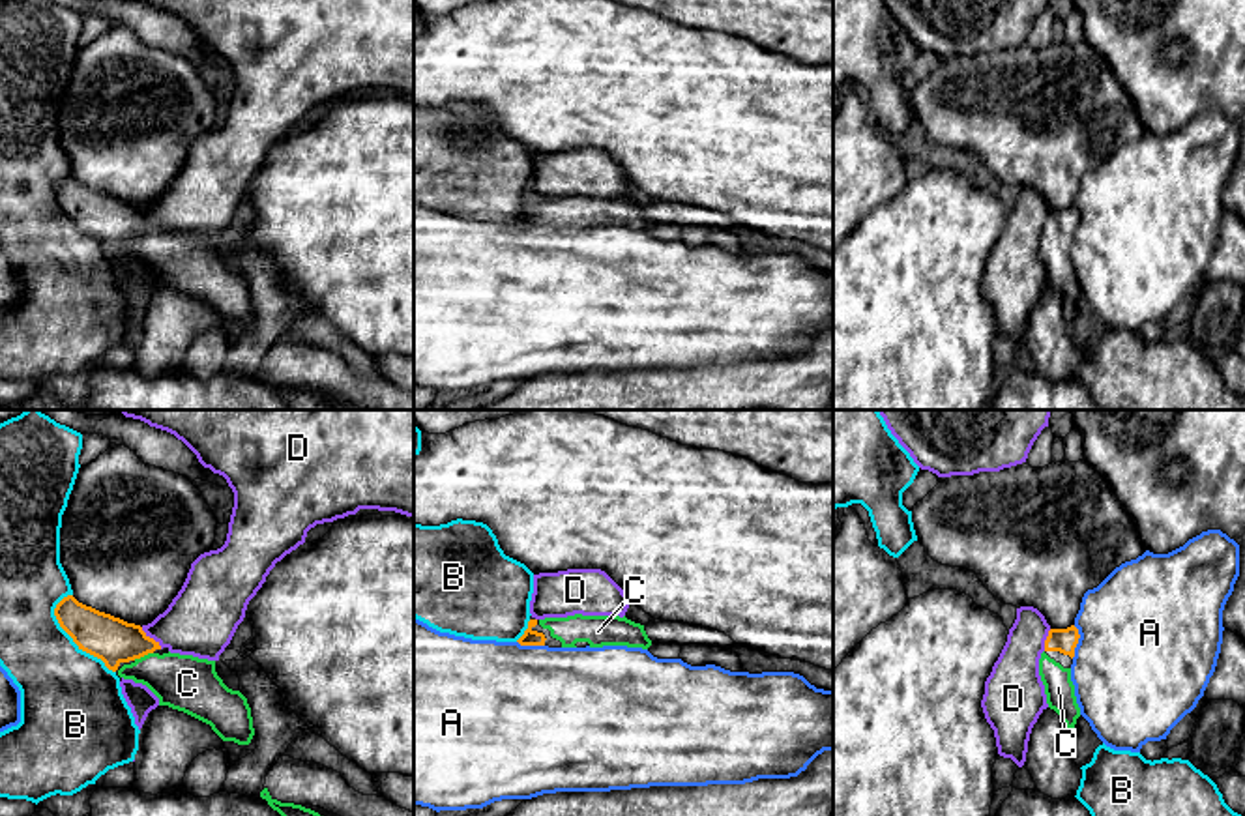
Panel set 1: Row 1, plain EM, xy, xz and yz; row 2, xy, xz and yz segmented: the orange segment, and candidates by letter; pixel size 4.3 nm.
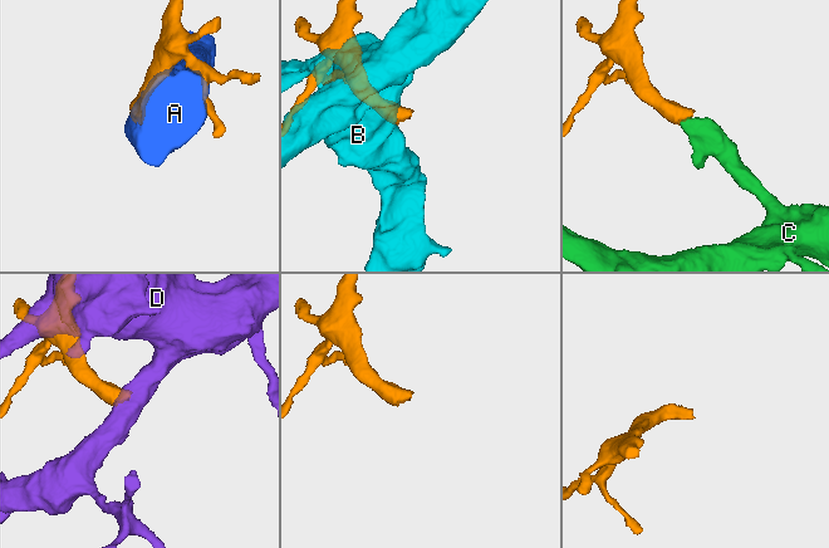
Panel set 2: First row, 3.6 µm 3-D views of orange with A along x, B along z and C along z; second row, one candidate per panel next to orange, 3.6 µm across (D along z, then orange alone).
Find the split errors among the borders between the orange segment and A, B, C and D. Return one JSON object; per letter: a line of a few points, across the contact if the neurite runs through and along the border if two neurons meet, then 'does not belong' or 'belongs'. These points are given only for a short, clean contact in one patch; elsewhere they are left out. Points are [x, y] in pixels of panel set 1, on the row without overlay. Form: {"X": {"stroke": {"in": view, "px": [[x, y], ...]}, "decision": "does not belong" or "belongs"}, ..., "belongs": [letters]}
{"A": {"decision": "does not belong"}, "B": {"decision": "does not belong"}, "C": {"stroke": {"in": "xy", "px": [[113, 221], [130, 223], [143, 236], [161, 255], [188, 264]]}, "decision": "belongs"}, "D": {"stroke": {"in": "xy", "px": [[141, 208], [161, 229]]}, "decision": "does not belong"}, "belongs": ["C"]}

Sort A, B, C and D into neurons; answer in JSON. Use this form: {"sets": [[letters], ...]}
{"sets": [["A"], ["B"], ["C"], ["D"]]}

